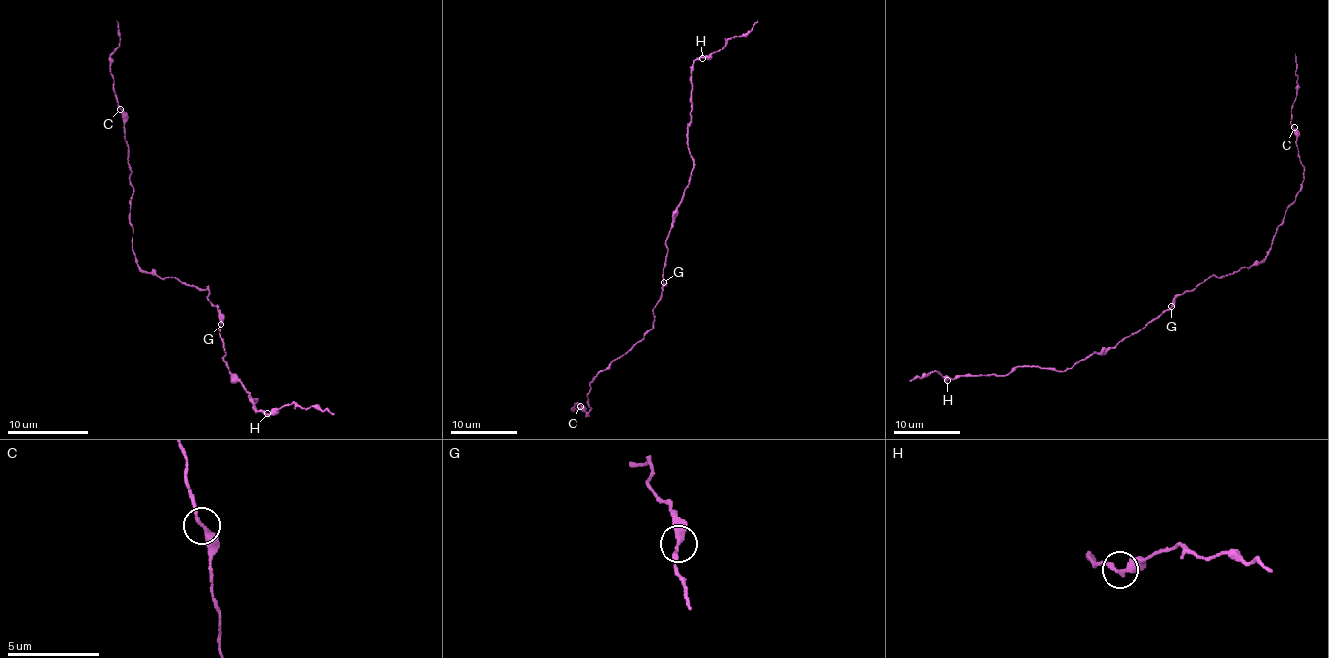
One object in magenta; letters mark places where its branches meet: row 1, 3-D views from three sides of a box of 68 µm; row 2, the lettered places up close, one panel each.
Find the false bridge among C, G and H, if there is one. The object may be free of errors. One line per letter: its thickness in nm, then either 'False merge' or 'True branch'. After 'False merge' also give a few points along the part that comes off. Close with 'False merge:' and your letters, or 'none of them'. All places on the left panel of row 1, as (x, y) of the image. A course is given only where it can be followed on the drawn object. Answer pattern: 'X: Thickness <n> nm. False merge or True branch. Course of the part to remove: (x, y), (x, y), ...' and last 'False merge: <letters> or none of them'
C: Thickness 300 nm. True branch
G: Thickness 300 nm. True branch
H: Thickness 320 nm. True branch
False merge: none of them

